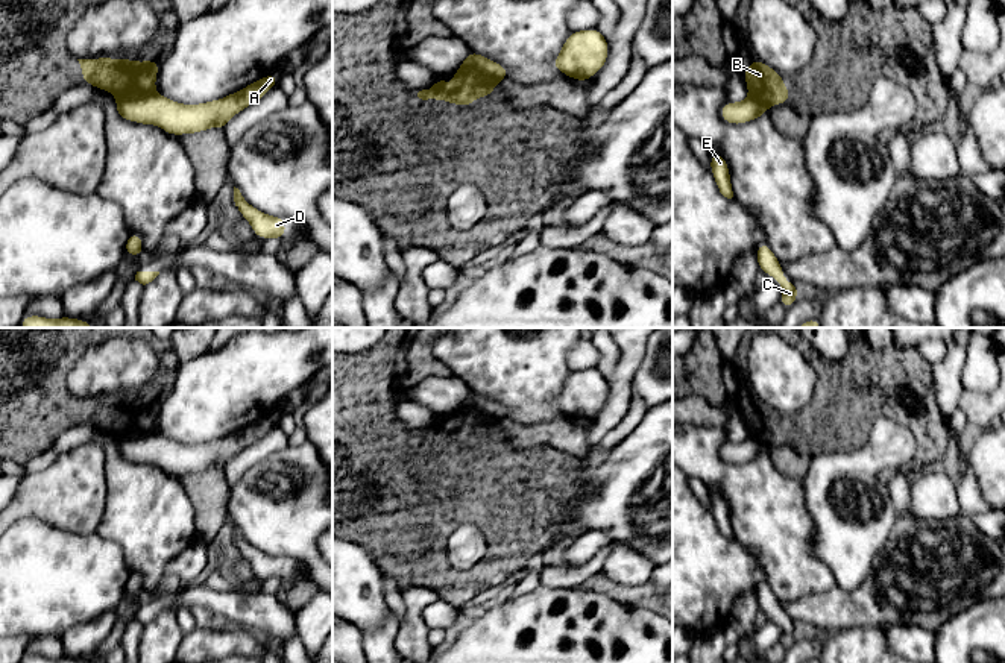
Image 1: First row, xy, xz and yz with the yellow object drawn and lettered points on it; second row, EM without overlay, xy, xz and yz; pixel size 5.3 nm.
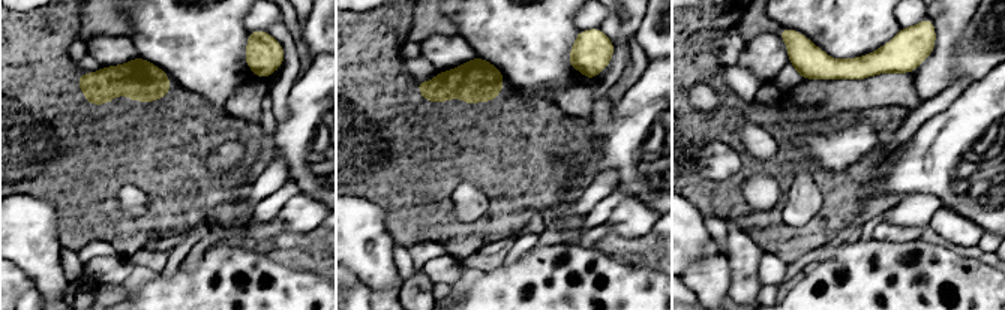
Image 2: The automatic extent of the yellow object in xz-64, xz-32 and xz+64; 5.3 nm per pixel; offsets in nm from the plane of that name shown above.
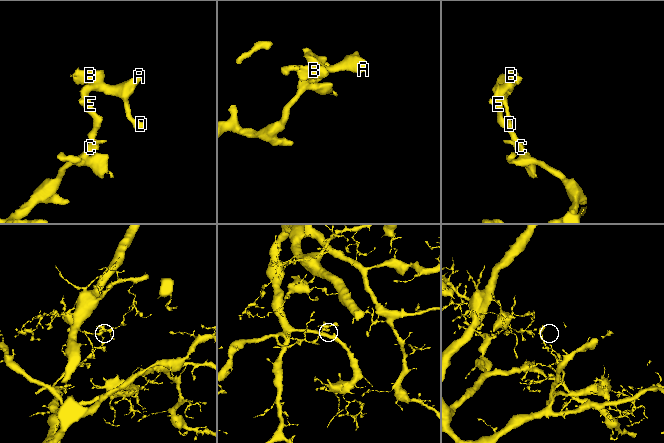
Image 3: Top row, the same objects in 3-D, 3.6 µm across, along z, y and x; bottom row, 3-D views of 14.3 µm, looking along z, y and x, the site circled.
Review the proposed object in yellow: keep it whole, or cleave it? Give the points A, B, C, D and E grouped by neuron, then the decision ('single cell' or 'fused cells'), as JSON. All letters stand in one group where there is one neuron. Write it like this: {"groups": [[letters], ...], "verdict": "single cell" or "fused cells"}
{"groups": [["A", "C", "D", "E"], ["B"]], "verdict": "fused cells"}

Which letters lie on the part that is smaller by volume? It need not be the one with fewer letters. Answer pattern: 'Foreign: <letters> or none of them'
Foreign: B

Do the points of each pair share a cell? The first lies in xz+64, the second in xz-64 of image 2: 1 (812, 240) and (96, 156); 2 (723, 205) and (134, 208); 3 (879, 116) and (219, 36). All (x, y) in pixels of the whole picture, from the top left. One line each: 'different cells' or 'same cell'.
1: same cell
2: different cells
3: different cells

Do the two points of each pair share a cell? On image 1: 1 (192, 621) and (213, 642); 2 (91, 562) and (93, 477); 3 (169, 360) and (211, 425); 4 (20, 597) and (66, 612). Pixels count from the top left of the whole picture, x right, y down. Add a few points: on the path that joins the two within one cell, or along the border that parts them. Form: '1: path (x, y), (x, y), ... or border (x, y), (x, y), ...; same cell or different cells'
1: border (201, 621), (184, 636); different cells
2: border (56, 525), (79, 534), (93, 533); different cells
3: border (179, 361), (173, 387), (160, 402); different cells
4: path (31, 597), (50, 597), (55, 601); same cell

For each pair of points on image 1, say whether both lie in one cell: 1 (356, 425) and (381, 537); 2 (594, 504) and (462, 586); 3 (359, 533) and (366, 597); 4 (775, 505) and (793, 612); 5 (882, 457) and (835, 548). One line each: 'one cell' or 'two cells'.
1: one cell
2: two cells
3: two cells
4: two cells
5: one cell

